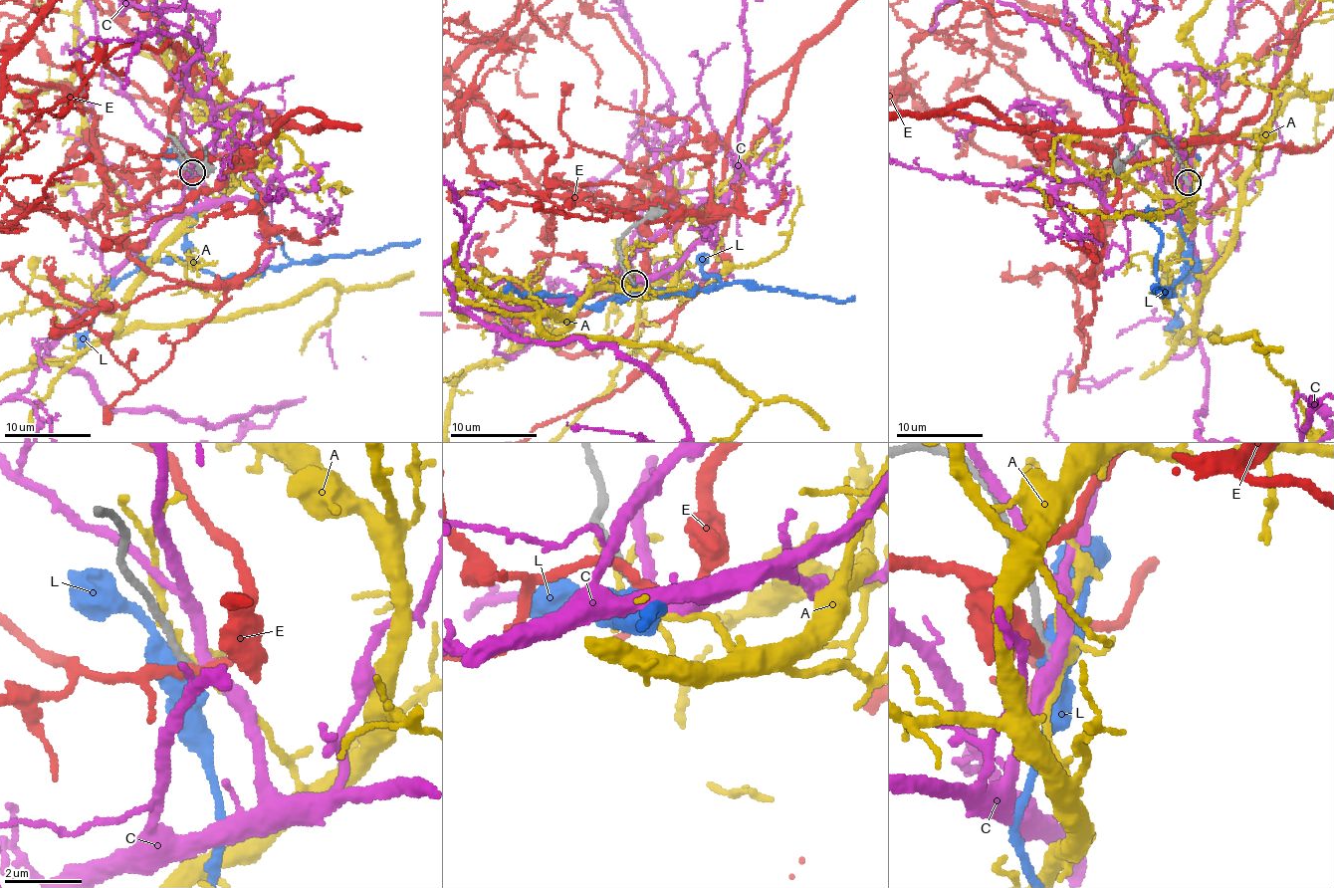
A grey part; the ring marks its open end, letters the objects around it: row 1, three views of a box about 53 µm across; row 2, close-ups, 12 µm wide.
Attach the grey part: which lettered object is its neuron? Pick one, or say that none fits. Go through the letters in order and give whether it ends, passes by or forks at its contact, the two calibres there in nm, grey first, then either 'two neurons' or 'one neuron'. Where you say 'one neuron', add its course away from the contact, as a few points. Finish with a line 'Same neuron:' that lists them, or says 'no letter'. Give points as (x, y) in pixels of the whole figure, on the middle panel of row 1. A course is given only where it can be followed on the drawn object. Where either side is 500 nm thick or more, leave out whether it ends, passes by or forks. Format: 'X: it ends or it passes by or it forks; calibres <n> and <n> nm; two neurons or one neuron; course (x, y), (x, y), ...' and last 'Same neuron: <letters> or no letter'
A: it forks; calibres 200 and 240 nm; two neurons
C: it passes by; calibres 200 and 340 nm; two neurons
E: it passes by; calibres 240 and 240 nm; two neurons
L: calibres 240 and 550 nm; two neurons
Same neuron: no letter

